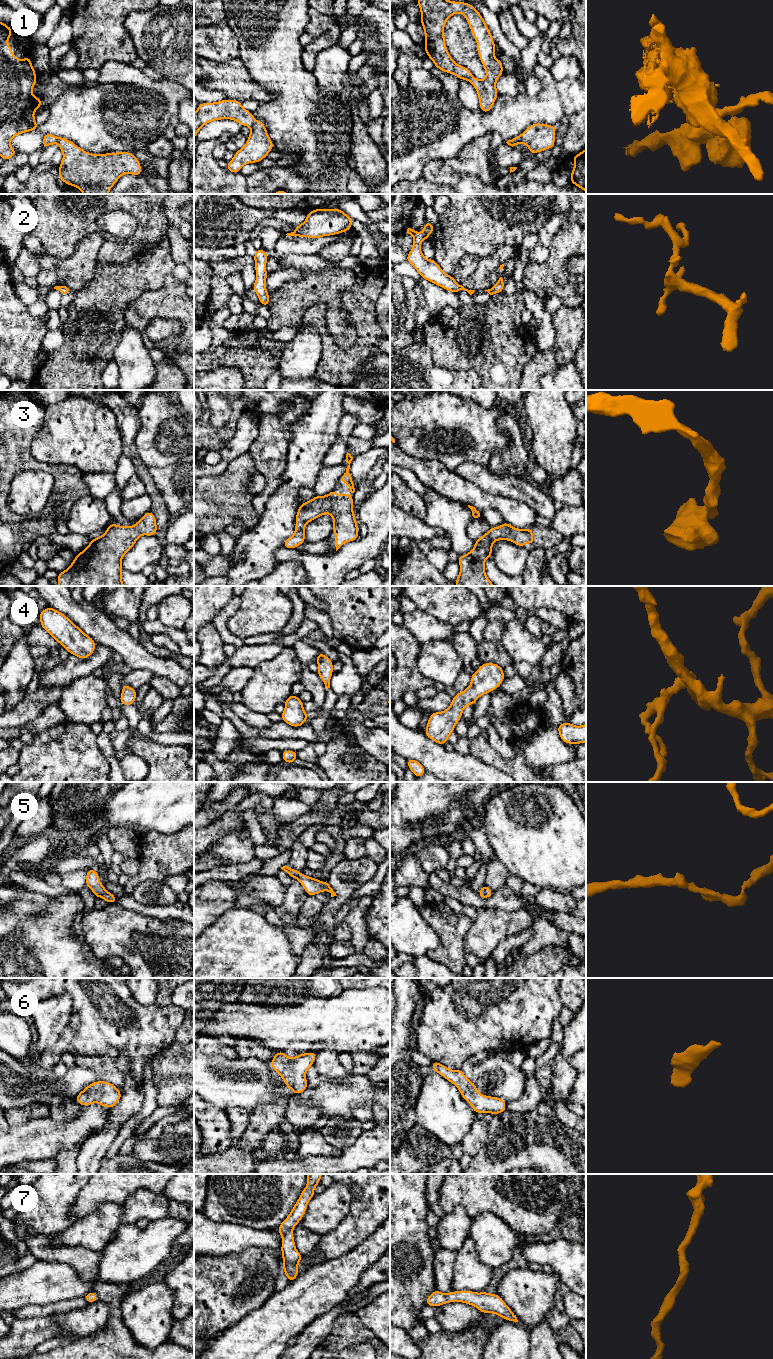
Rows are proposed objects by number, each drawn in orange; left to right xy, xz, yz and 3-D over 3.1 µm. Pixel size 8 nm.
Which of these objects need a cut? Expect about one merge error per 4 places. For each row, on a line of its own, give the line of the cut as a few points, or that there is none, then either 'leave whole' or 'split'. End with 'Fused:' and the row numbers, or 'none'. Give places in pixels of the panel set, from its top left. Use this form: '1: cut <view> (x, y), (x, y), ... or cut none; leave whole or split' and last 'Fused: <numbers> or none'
1: cut xy (58, 137), (56, 142); split
2: cut none; leave whole
3: cut none; leave whole
4: cut none; leave whole
5: cut none; leave whole
6: cut none; leave whole
7: cut none; leave whole
Fused: 1

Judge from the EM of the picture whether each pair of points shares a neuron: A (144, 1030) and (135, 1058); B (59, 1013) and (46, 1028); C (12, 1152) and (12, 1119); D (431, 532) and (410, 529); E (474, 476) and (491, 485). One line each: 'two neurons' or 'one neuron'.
A: one neuron
B: one neuron
C: two neurons
D: one neuron
E: one neuron

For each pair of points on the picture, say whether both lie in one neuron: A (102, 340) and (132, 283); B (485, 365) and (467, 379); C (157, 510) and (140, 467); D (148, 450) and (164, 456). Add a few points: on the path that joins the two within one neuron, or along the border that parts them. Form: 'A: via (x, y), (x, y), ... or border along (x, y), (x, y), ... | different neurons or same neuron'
A: via (102, 326), (108, 320), (108, 307), (118, 297) | same neuron
B: border along (452, 370), (473, 370), (481, 379) | different neurons
C: via (157, 499), (146, 478) | same neuron
D: via (152, 450), (160, 452) | same neuron

